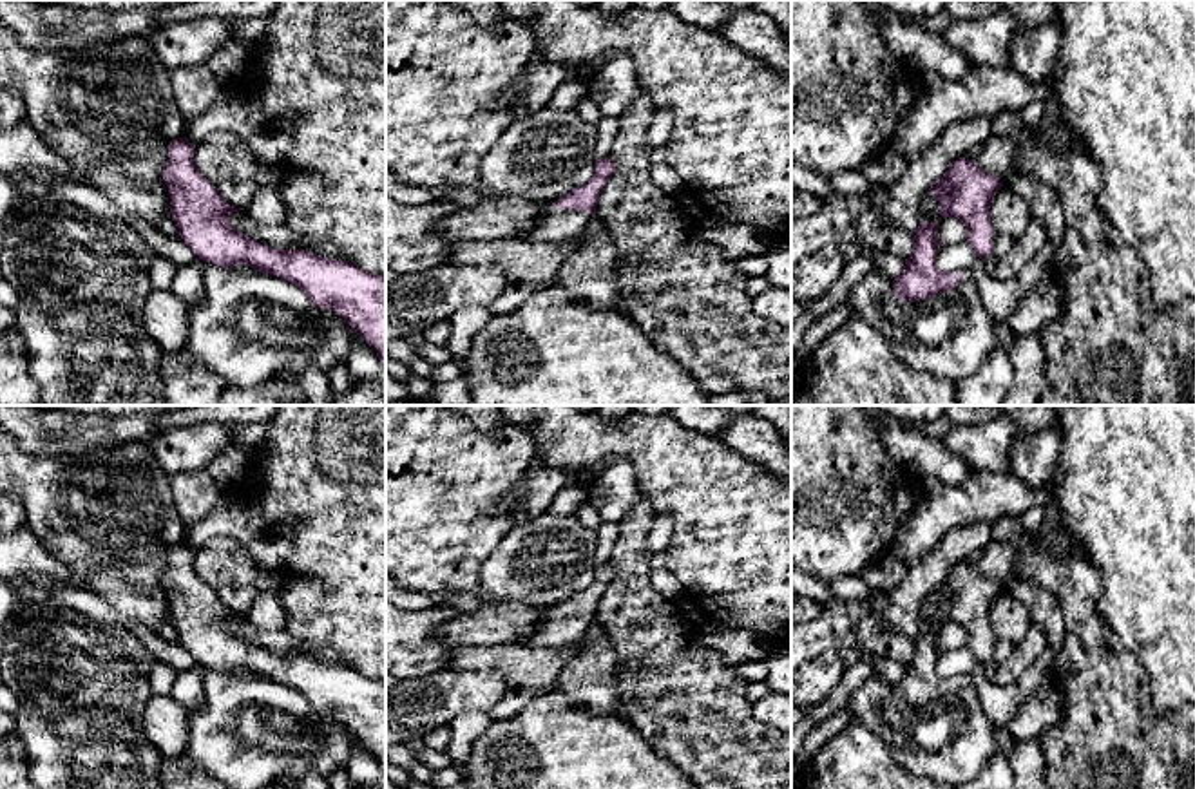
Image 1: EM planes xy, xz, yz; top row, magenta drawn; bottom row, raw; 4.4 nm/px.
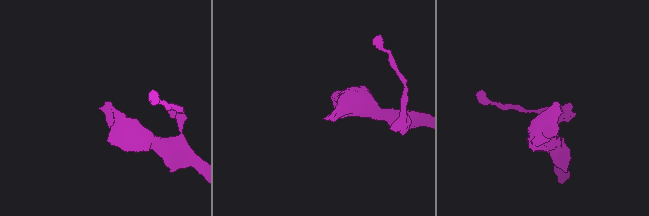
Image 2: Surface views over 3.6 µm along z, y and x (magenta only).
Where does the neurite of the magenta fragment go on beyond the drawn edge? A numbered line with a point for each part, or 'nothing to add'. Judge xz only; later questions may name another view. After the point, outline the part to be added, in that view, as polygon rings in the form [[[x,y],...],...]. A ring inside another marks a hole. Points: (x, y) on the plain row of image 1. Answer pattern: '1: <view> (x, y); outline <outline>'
1: xz (554, 630); outline [[[547,612],[540,624],[520,642],[531,648],[572,648],[579,646],[592,621],[578,615]]]

